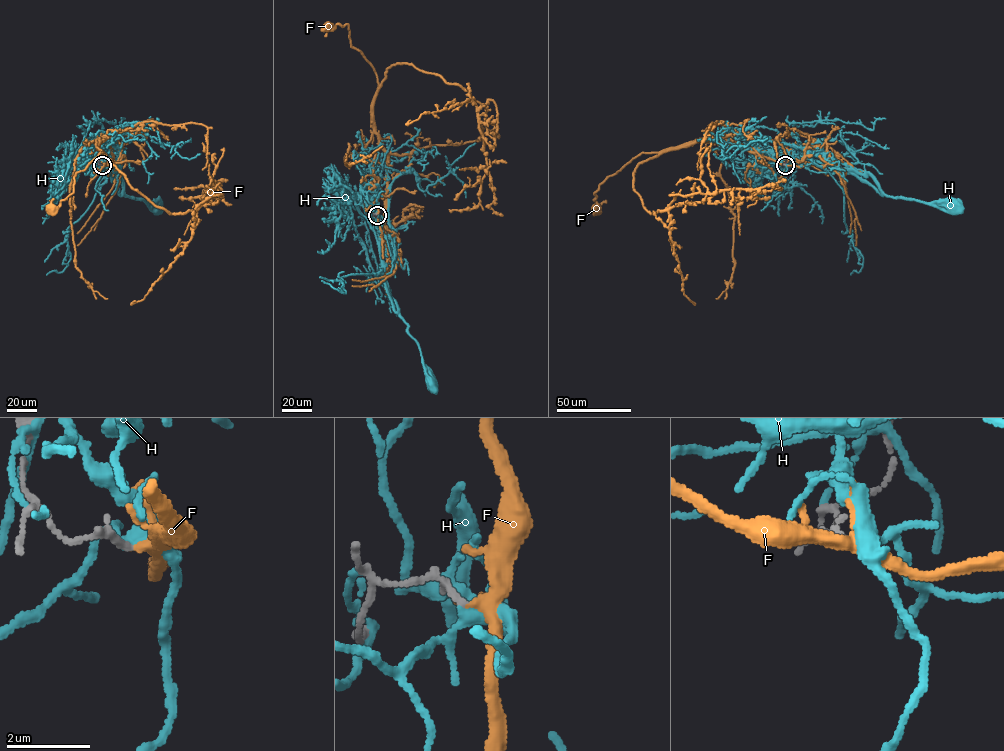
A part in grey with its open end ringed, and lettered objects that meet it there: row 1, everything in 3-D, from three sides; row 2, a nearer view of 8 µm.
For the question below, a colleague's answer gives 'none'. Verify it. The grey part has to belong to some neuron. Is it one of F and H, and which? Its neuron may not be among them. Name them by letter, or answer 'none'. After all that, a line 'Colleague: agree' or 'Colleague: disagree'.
F
Colleague: disagree

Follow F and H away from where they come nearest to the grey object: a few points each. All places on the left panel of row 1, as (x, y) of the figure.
F: (101, 165), (103, 156), (98, 143), (104, 138), (98, 148), (103, 152), (76, 173), (73, 191), (52, 210)
H: (101, 165), (102, 157), (120, 194), (156, 204)

